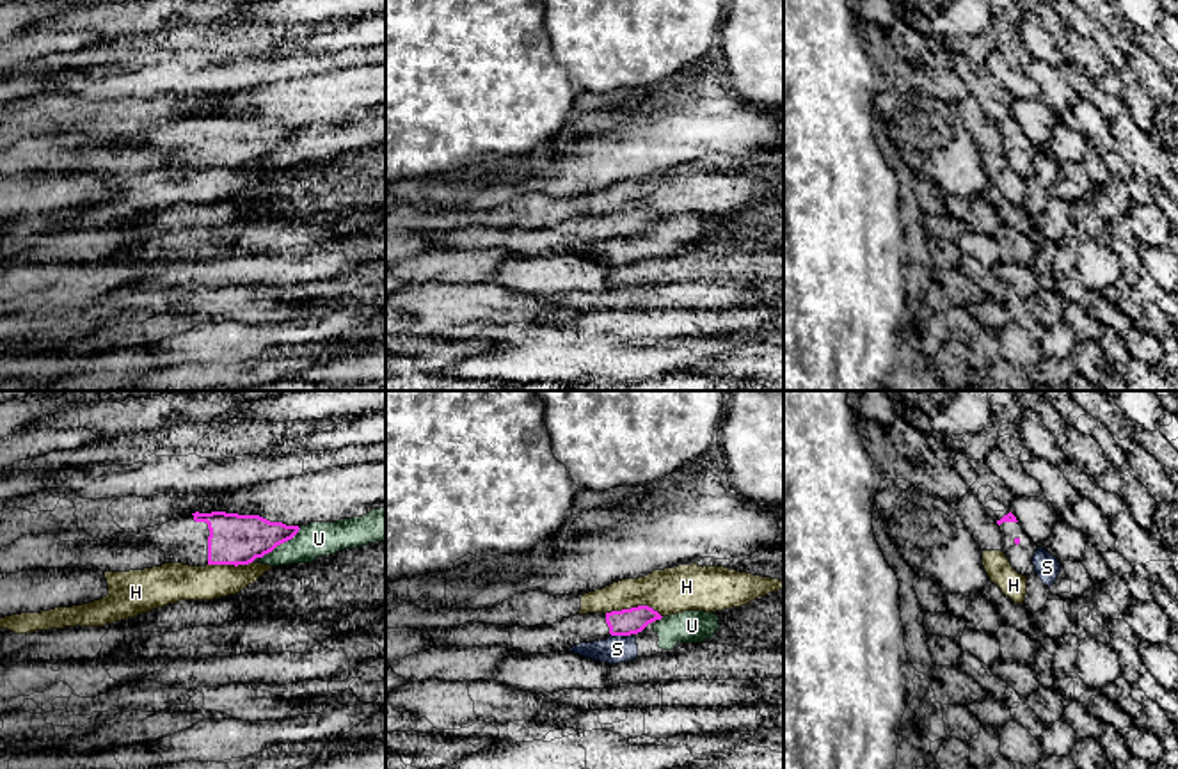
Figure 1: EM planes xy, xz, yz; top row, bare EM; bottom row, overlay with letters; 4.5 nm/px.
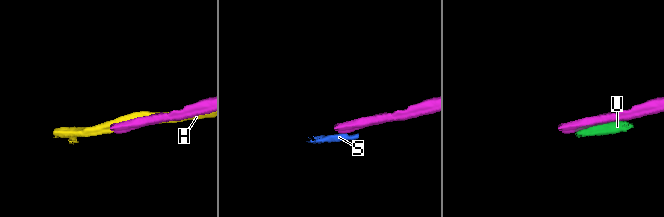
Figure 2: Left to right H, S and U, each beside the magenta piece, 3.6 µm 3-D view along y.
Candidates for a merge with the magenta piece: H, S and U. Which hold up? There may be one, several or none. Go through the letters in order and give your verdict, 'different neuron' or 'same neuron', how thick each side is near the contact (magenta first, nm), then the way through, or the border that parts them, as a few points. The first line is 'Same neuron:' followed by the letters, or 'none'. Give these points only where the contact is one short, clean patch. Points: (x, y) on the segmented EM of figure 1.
Same neuron: none
H: different neuron | 120/200 nm
S: different neuron | 120/130 nm
U: different neuron | 220/160 nm

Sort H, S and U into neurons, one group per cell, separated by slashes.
H / S U

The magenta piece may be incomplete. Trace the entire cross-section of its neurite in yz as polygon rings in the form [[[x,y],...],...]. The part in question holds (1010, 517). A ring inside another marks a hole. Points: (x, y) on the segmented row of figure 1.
[[[1011,511],[997,520],[997,524],[1002,533],[1002,552],[1011,567],[1025,577],[1031,575],[1034,572],[1032,556],[1038,545],[1025,535]]]

